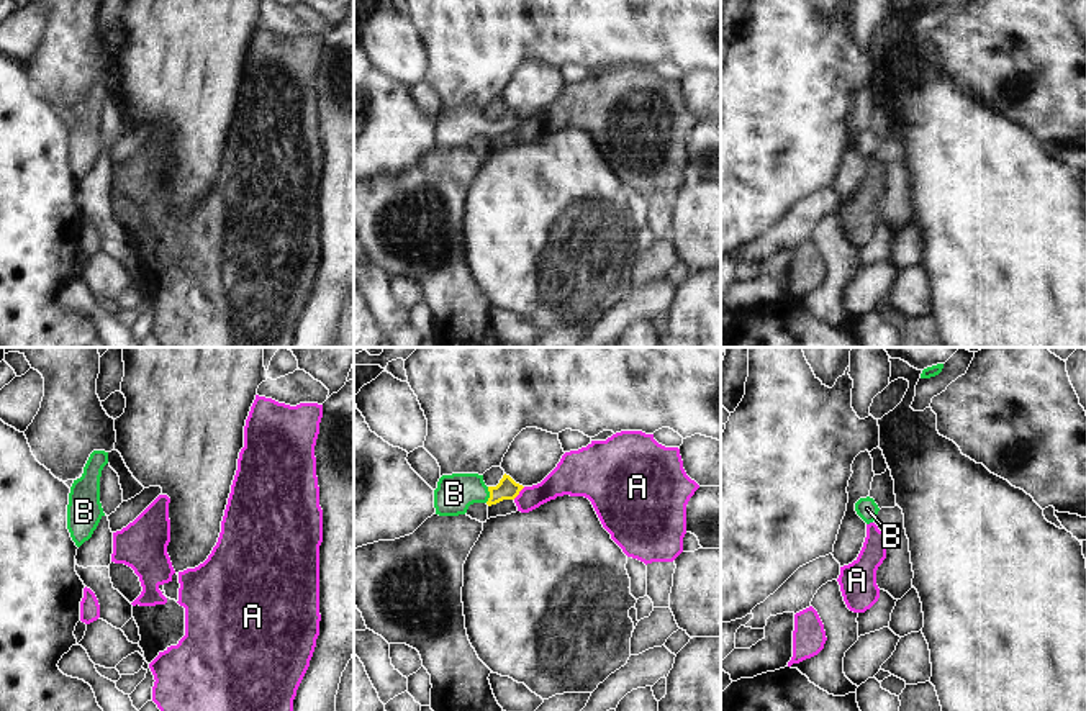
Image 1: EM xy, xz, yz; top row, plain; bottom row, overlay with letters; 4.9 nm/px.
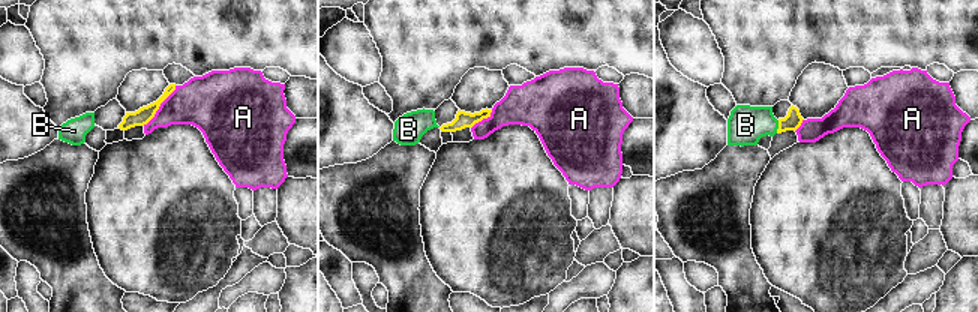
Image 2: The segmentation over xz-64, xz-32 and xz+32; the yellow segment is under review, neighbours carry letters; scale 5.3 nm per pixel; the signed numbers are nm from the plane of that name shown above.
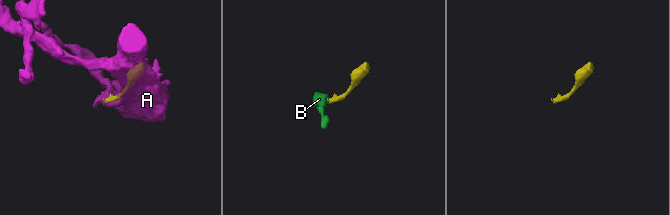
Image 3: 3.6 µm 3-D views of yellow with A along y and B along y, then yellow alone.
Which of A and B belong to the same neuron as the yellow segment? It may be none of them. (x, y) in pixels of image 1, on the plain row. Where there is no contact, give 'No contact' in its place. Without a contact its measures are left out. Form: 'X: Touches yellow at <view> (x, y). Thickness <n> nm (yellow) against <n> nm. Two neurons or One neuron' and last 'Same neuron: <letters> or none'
A: Touches yellow at xz (518, 126). Thickness 100 nm (yellow) against 160 nm. Two neurons
B: Touches yellow at xz (490, 128). Thickness 100 nm (yellow) against 190 nm. One neuron
Same neuron: B.

